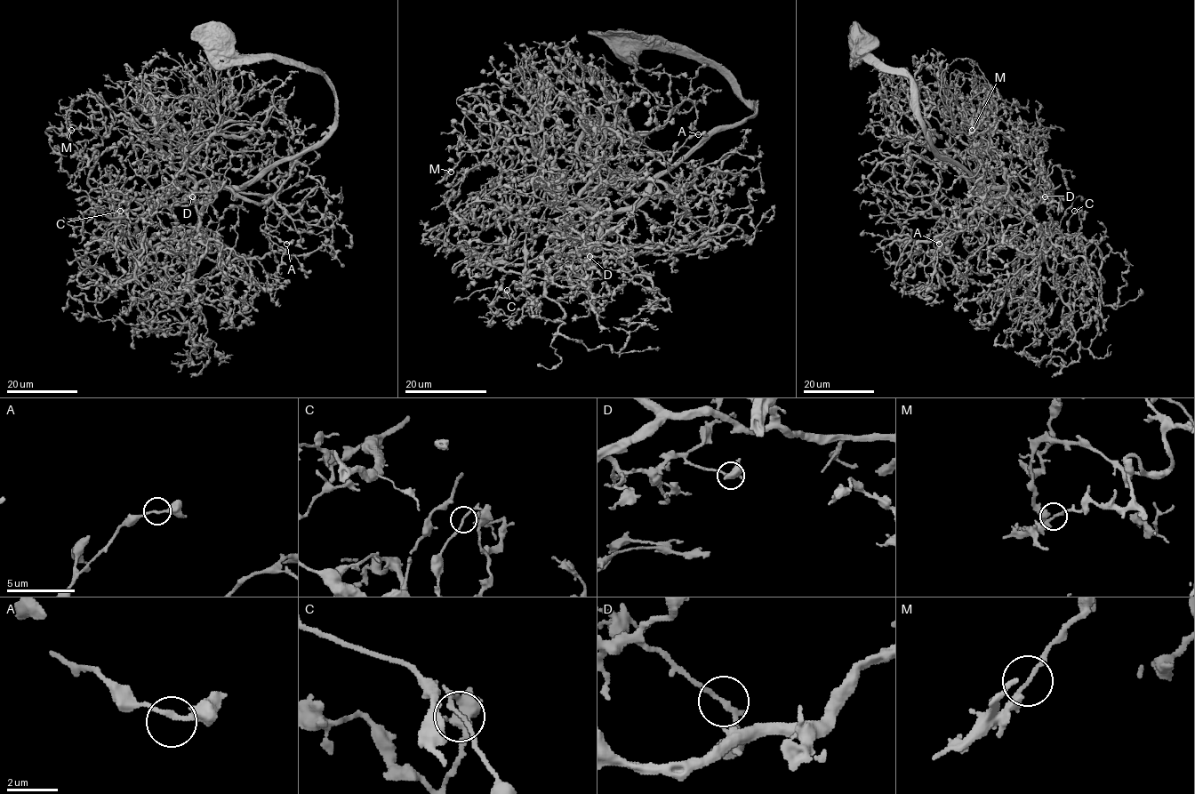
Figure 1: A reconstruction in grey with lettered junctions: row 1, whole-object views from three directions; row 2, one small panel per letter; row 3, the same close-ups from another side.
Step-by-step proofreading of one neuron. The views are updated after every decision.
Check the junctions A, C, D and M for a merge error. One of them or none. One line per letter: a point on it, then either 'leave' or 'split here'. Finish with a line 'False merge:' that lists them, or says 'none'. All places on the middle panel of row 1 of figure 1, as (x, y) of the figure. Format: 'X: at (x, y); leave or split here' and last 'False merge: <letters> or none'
A: at (698, 134); leave
C: at (507, 290); split here
D: at (589, 256); leave
M: at (451, 172); leave
False merge: C

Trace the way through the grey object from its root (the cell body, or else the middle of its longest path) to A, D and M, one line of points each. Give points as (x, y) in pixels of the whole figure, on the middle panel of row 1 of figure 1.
A: (616, 43), (705, 59), (754, 113), (629, 206), (581, 200), (595, 169), (679, 191), (698, 134)
D: (616, 43), (705, 59), (754, 113), (629, 206), (573, 211), (567, 238), (542, 252), (589, 256)
M: (616, 43), (705, 59), (754, 113), (605, 213), (573, 211), (530, 152), (478, 162), (469, 149), (450, 172)

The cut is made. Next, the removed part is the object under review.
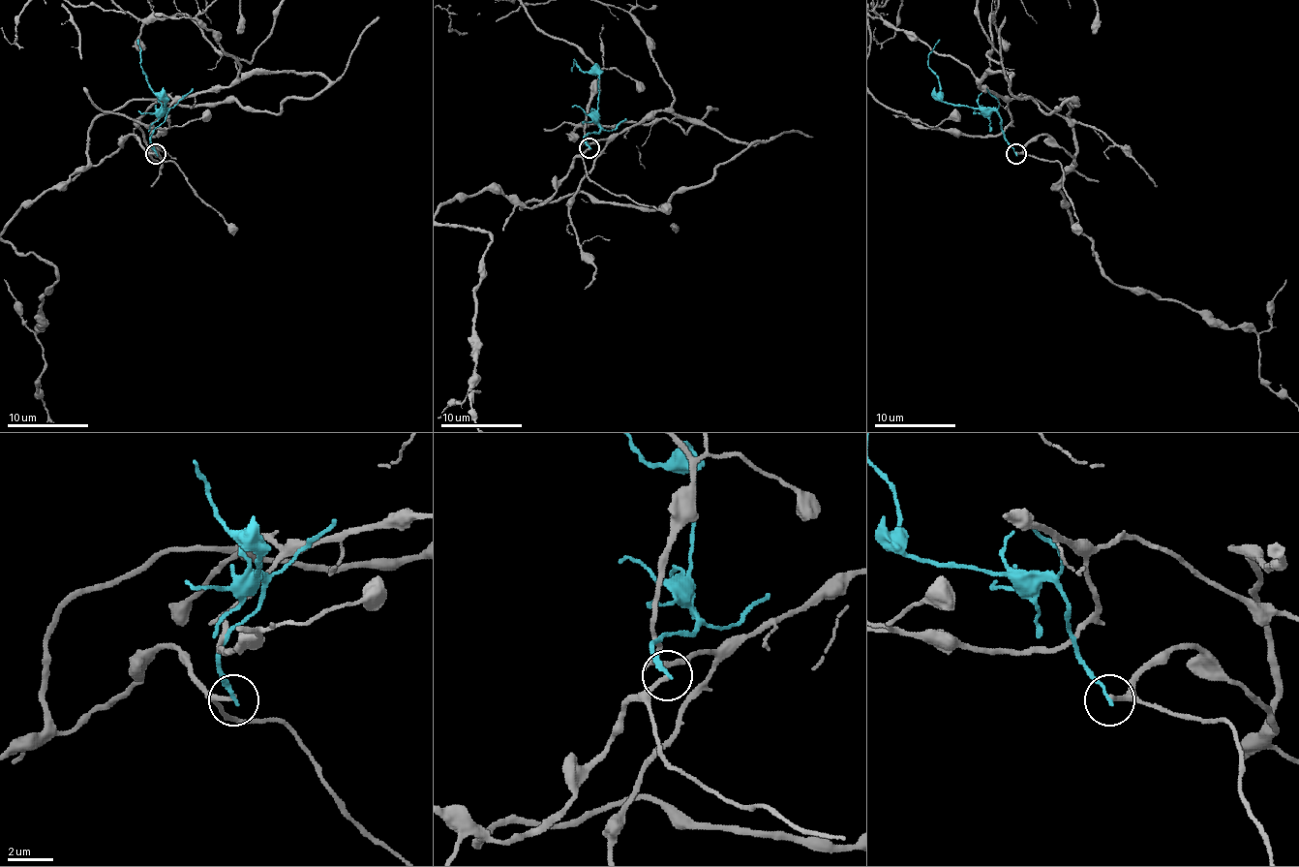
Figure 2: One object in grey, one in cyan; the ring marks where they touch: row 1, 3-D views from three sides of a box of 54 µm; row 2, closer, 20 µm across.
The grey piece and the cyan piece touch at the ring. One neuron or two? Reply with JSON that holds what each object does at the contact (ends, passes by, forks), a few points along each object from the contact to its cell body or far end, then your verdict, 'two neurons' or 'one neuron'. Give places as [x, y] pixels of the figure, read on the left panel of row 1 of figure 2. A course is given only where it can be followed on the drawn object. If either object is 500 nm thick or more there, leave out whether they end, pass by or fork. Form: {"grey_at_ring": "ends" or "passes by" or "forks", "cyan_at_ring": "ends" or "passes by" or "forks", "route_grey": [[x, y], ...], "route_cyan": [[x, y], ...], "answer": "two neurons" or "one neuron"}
{"grey_at_ring": "ends", "cyan_at_ring": "ends", "route_grey": [[156, 153], [93, 166], [91, 125], [327, 79], [256, 72], [152, 137]], "route_cyan": [[156, 153], [150, 135], [165, 120], [166, 110], [139, 66], [137, 39]], "answer": "two neurons"}

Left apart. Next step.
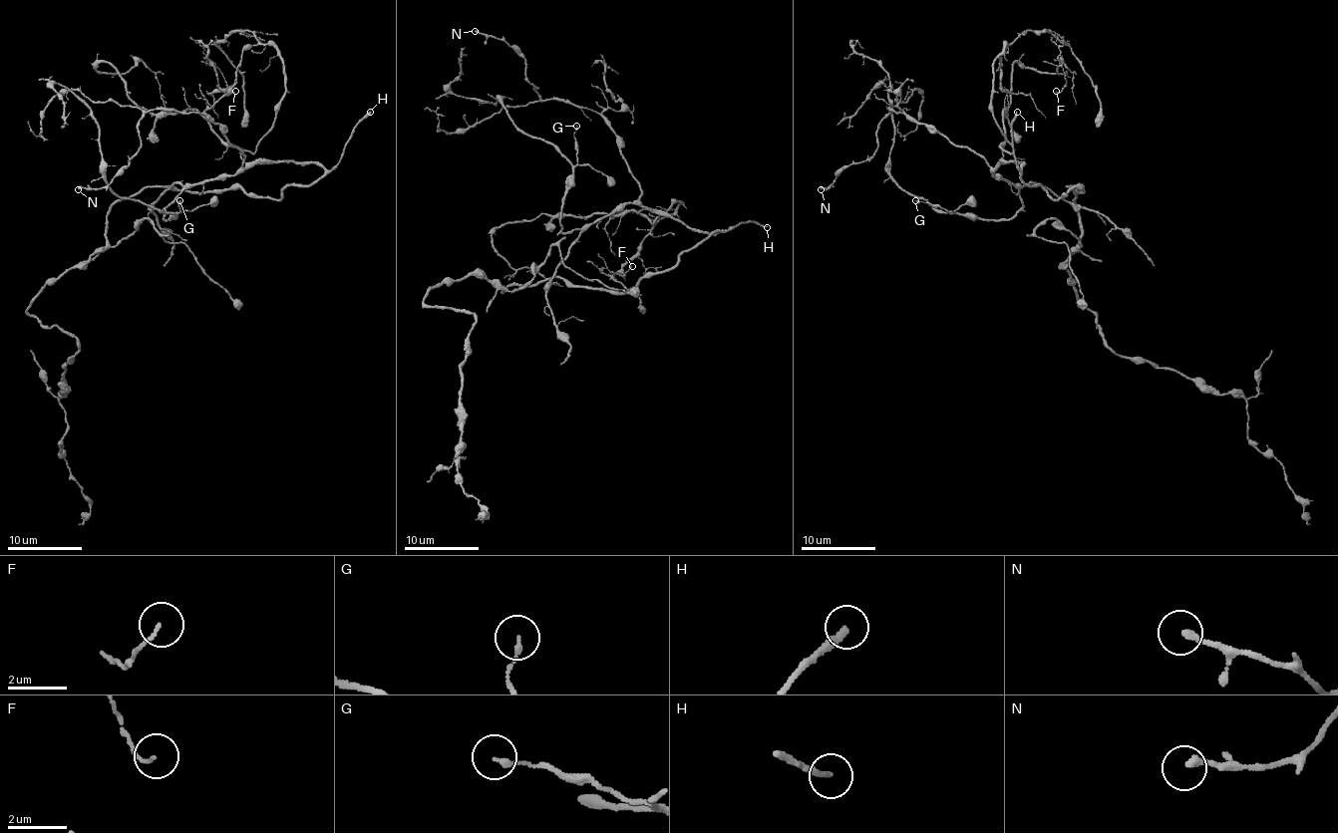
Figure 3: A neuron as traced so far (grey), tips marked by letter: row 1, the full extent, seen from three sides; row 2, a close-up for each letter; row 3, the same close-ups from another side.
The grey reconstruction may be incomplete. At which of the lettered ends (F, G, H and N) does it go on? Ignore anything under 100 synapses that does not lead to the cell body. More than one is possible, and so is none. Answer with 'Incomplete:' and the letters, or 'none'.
Incomplete: H

